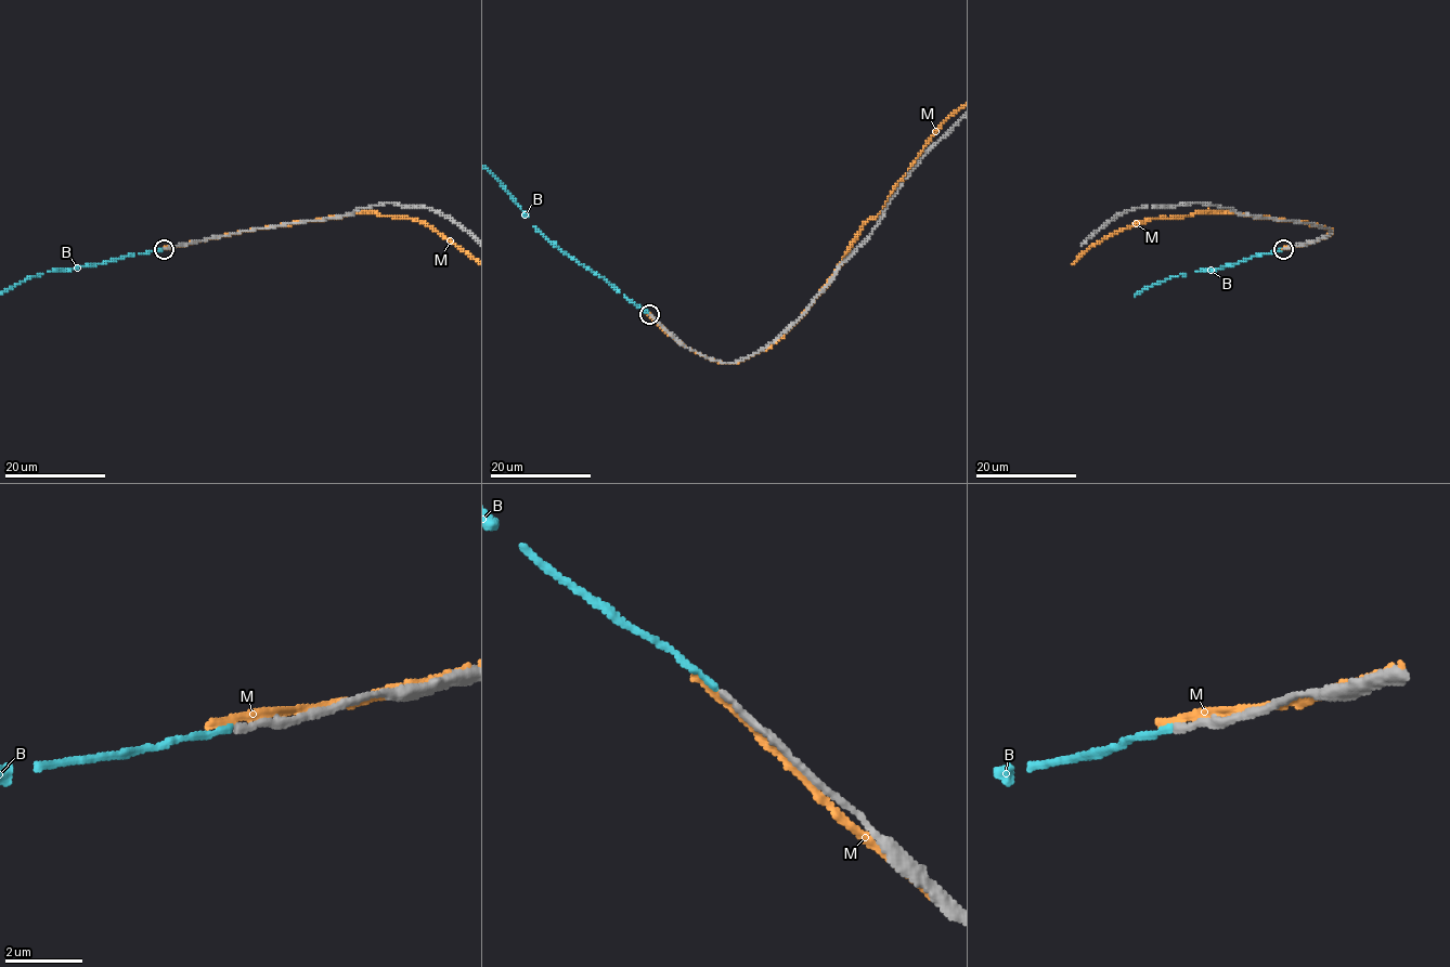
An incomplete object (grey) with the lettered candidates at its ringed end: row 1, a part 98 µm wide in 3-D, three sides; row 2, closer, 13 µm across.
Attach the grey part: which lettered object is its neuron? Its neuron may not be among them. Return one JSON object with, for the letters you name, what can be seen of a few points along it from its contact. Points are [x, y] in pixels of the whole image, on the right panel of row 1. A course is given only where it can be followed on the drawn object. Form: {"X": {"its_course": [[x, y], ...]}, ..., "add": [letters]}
{"add": ["B"]}

